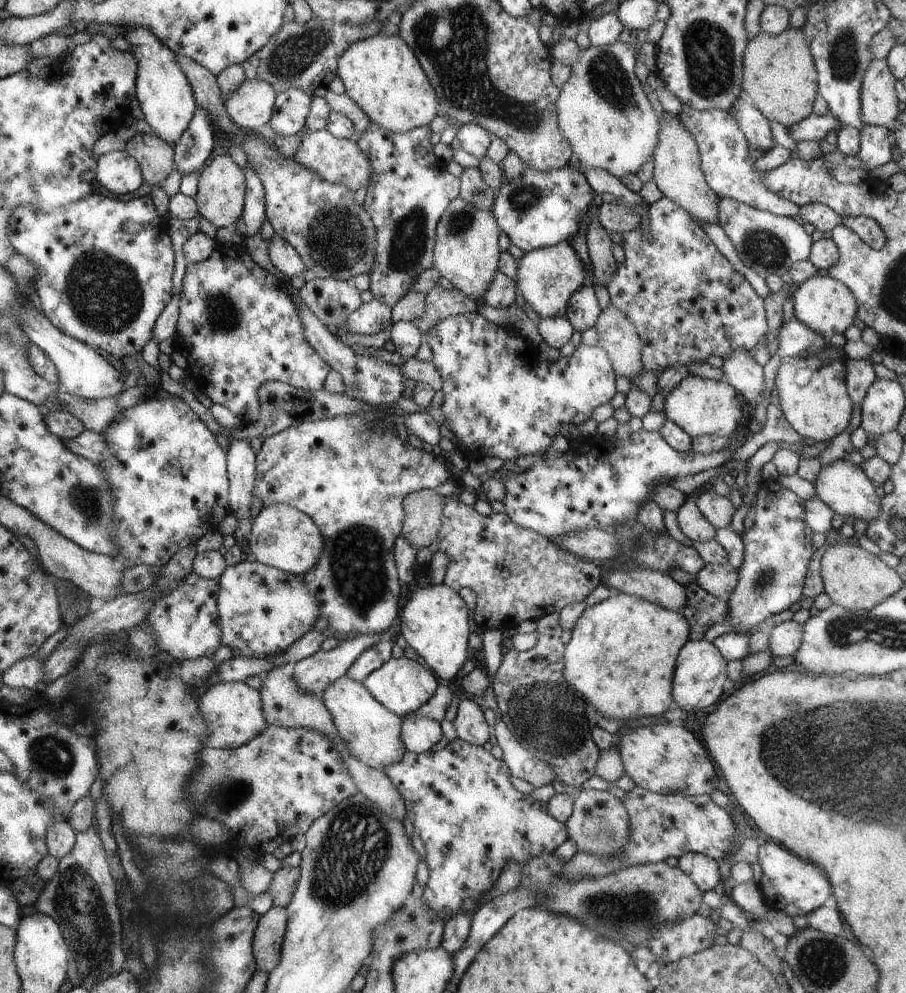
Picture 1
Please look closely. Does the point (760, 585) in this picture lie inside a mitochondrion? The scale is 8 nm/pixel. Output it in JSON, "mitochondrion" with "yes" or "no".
{"mitochondrion":"yes"}

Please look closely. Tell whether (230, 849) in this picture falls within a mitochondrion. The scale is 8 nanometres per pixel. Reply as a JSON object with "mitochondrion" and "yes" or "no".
{"mitochondrion":"no"}

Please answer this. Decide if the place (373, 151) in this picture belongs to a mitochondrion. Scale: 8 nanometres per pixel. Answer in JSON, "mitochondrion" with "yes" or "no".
{"mitochondrion":"no"}

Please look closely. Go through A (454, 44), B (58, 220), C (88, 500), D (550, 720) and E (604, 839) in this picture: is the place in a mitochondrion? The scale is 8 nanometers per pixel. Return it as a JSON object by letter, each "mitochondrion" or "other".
{"A":"mitochondrion","B":"other","C":"mitochondrion","D":"mitochondrion","E":"mitochondrion"}

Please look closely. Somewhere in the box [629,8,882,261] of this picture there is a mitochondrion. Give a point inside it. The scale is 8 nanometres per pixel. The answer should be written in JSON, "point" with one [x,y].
{"point":[708,51]}

